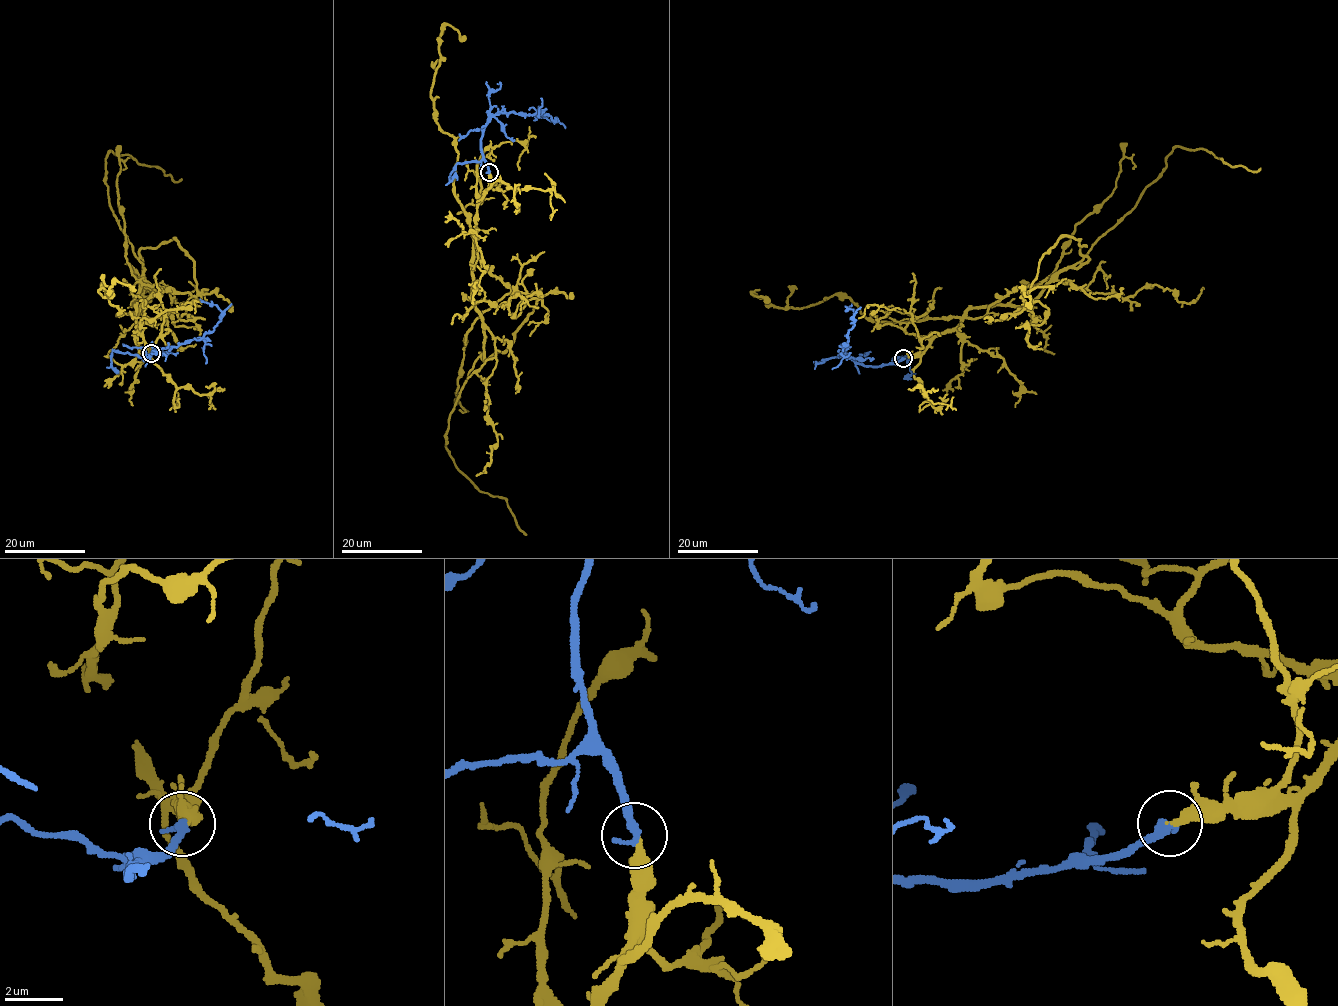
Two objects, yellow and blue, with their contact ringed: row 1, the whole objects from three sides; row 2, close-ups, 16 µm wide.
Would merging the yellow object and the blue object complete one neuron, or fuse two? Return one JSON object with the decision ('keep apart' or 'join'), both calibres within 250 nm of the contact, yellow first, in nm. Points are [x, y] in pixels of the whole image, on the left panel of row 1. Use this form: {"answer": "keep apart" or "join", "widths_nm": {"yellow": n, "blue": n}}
{"answer": "join", "widths_nm": {"yellow": 280, "blue": 360}}

